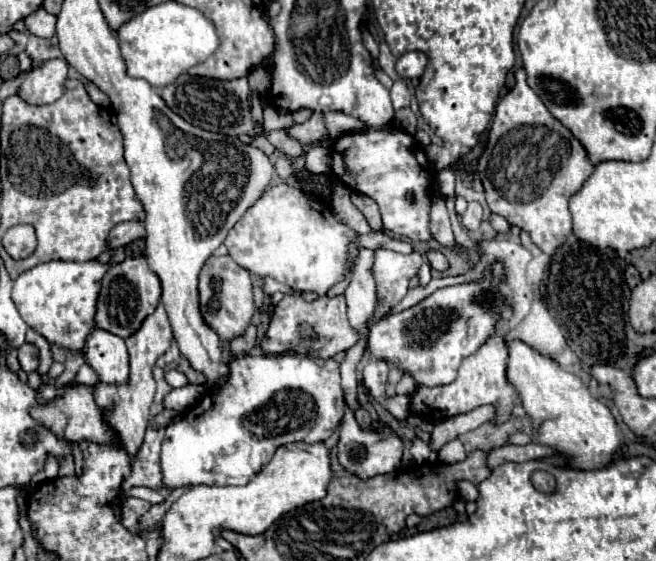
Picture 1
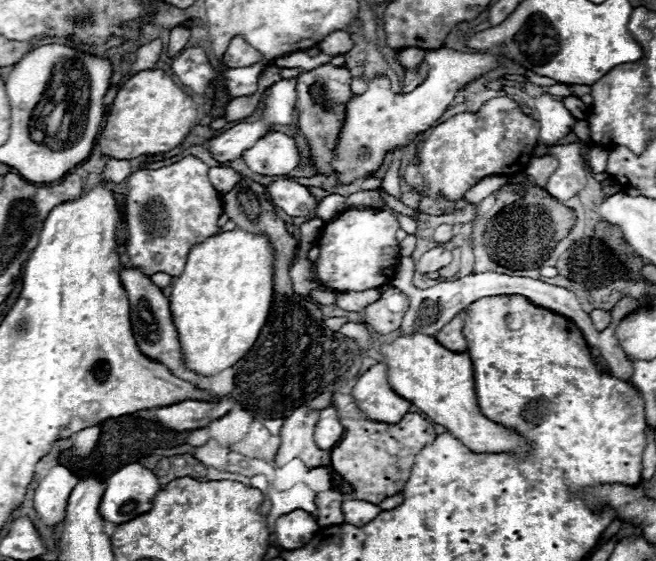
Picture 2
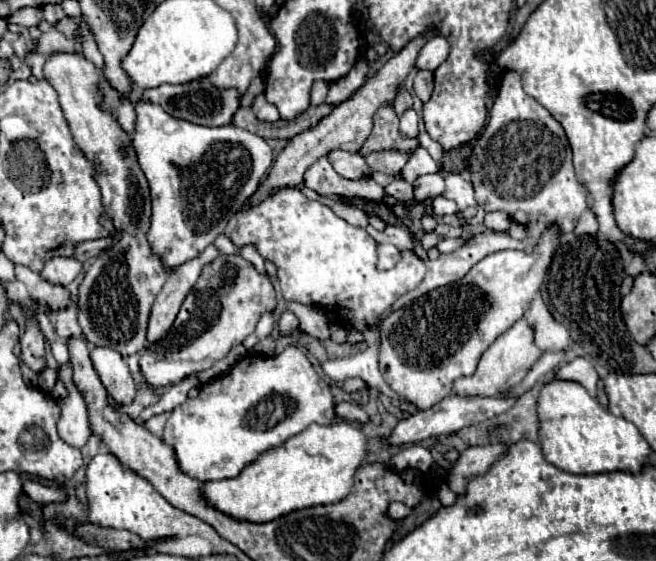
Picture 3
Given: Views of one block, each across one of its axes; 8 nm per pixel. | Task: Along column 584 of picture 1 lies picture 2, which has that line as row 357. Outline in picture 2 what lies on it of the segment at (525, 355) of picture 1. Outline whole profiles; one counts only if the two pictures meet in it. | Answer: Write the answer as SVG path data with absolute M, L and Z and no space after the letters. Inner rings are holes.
M400 336L392 344L380 346L384 362L388 364L390 386L406 400L416 404L420 412L428 416L430 422L444 426L454 438L458 438L466 448L480 454L490 452L514 452L526 456L530 444L514 430L508 430L492 420L488 420L478 406L474 390L472 360L468 354L454 354L442 348L432 336Z

